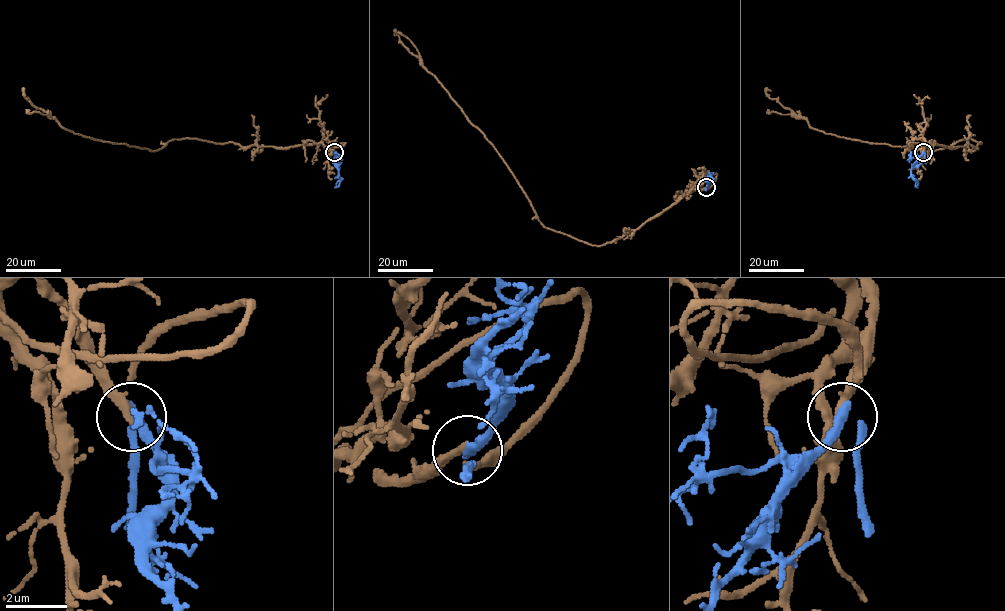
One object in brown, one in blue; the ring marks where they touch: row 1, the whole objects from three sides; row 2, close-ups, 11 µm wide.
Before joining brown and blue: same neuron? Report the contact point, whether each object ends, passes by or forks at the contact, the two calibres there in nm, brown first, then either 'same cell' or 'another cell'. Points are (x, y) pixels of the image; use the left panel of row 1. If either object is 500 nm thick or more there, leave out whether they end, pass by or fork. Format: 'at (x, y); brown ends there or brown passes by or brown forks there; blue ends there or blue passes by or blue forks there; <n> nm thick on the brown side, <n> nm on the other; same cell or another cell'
at (334, 152); brown ends there; blue passes by; 280 nm thick on the brown side, 280 nm on the other; same cell

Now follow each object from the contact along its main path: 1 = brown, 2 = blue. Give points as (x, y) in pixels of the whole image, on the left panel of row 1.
1: (334, 153), (324, 139), (277, 148), (174, 139), (150, 151), (100, 141), (64, 129), (36, 108), (23, 91)
2: (334, 153), (339, 180), (334, 187)

